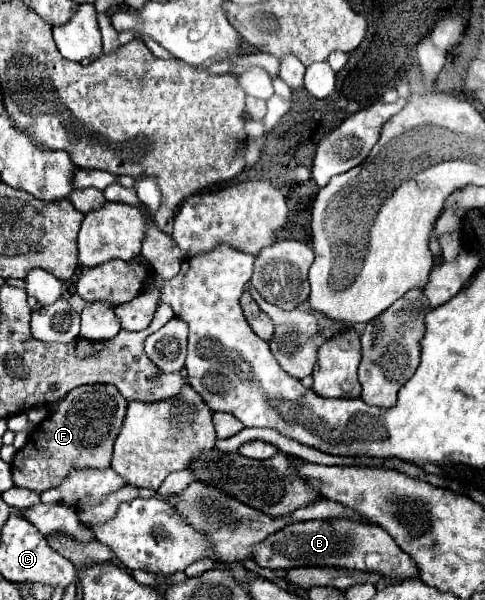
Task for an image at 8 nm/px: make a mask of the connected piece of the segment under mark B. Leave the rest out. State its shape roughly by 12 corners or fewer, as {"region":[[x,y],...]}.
{"region":[[354,520],[284,526],[254,546],[270,570],[334,566],[416,578],[380,526]]}

